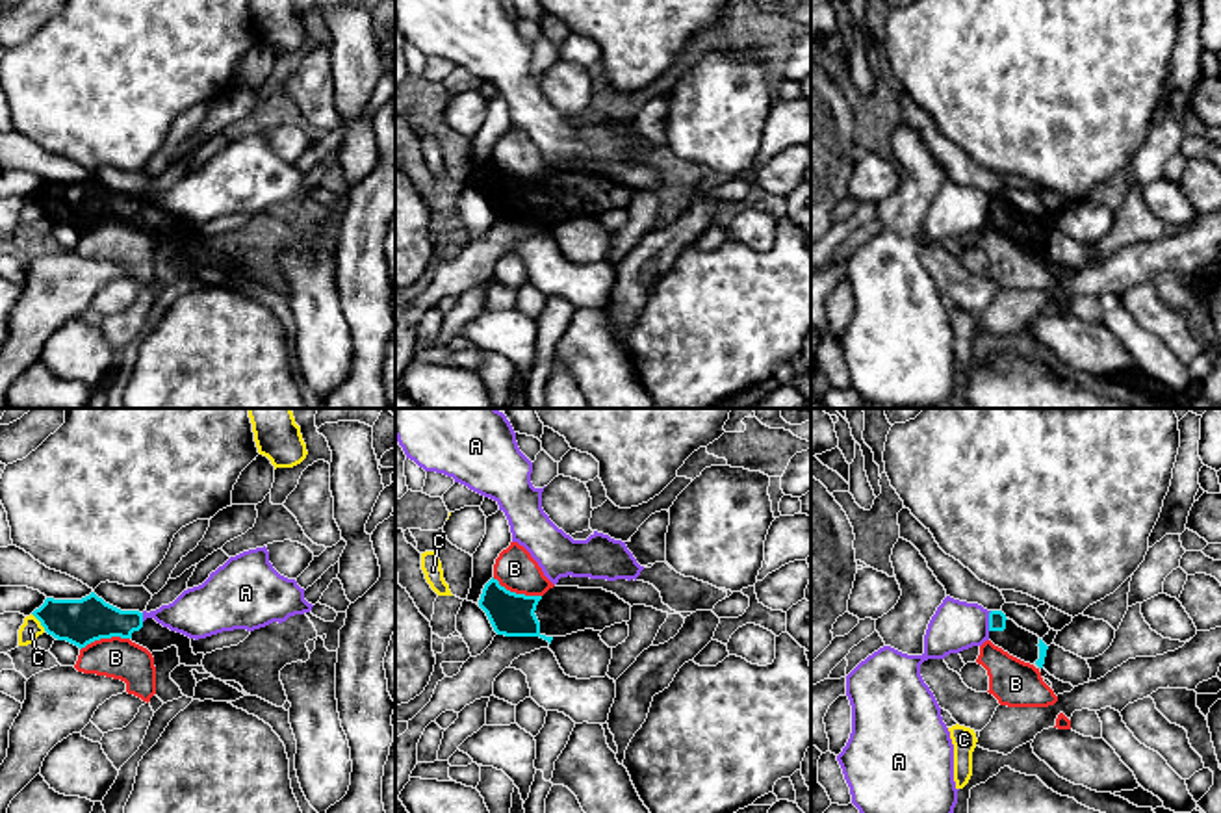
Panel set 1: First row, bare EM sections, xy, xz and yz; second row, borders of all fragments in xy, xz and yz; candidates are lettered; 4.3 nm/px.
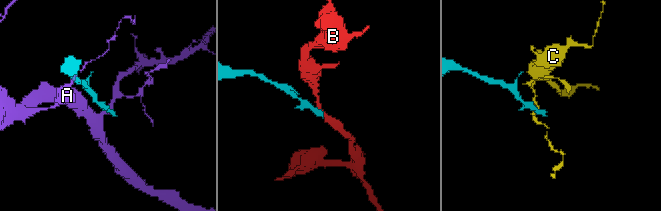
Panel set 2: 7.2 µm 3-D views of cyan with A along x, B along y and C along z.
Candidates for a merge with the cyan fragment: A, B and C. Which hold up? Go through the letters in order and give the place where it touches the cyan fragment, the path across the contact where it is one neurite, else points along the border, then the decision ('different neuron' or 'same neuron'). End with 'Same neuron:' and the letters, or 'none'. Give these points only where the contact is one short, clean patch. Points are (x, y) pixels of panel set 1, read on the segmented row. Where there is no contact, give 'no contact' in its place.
A: contact yz (989, 620); different neuron
B: contact xz (514, 593); border xz (492, 578), (511, 591), (540, 596); different neuron
C: contact xy (39, 620); border xy (32, 613), (45, 630); different neuron
Same neuron: none

